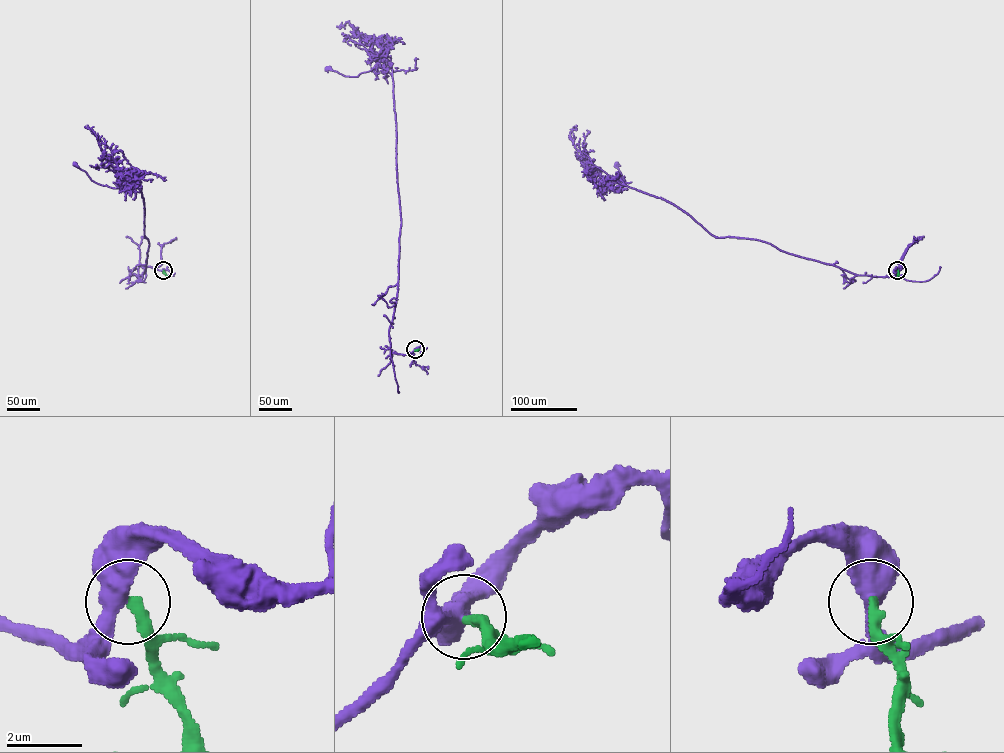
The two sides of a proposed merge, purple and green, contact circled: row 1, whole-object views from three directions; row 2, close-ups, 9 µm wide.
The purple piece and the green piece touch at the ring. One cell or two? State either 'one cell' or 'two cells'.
two cells

